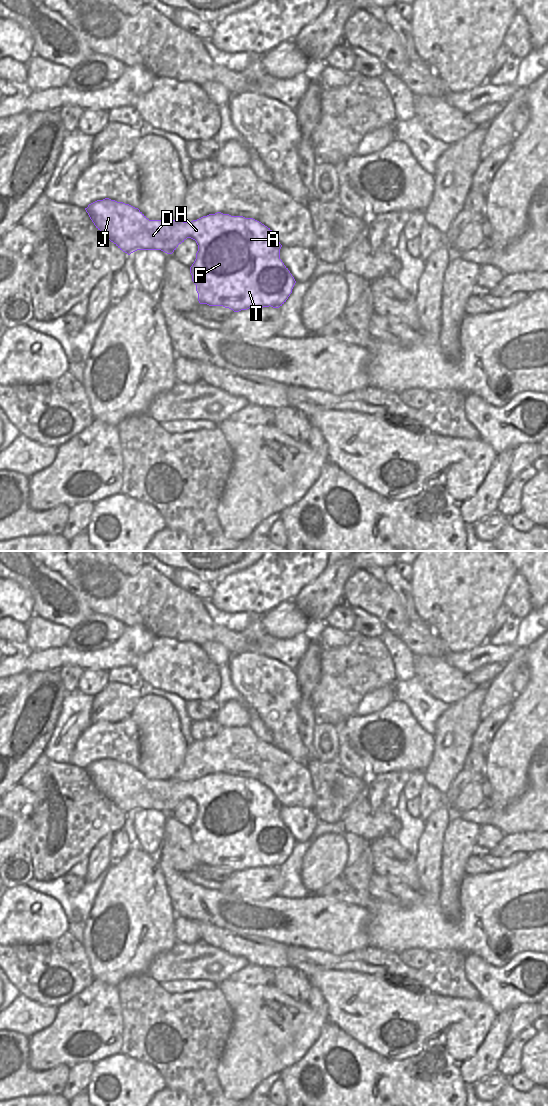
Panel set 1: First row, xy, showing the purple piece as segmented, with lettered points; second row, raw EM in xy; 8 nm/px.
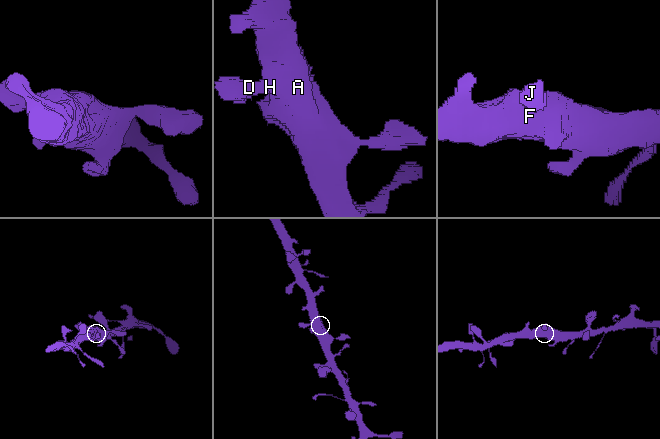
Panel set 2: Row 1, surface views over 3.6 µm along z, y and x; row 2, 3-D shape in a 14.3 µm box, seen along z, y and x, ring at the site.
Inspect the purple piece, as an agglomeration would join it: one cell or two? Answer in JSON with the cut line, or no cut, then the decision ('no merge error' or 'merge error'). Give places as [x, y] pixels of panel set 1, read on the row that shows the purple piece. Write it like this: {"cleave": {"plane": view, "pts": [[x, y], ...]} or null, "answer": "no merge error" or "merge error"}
{"cleave": null, "answer": "no merge error"}

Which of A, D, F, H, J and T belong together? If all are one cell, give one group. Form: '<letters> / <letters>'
A D F H J T

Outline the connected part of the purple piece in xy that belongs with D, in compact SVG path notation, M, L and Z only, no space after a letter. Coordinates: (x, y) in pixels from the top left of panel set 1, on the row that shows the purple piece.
M109 198L85 208L96 228L120 250L130 255L137 250L161 250L172 254L187 238L196 241L198 251L190 267L198 301L223 306L234 312L249 308L282 306L296 283L280 259L282 245L270 228L253 218L217 212L191 222L149 220L138 208Z

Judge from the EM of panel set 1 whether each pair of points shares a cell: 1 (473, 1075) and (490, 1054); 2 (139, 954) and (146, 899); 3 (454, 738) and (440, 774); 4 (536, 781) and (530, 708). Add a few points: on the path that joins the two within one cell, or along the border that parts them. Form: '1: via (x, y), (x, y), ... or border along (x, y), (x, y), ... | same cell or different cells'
1: via (478, 1070), (488, 1059) | same cell
2: via (138, 940), (138, 913) | same cell
3: via (451, 747), (445, 765) | same cell
4: border along (537, 748), (528, 767), (528, 776) | different cells

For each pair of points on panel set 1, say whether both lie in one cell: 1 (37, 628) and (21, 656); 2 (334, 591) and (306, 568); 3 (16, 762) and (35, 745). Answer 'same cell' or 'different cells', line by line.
1: different cells
2: different cells
3: same cell

